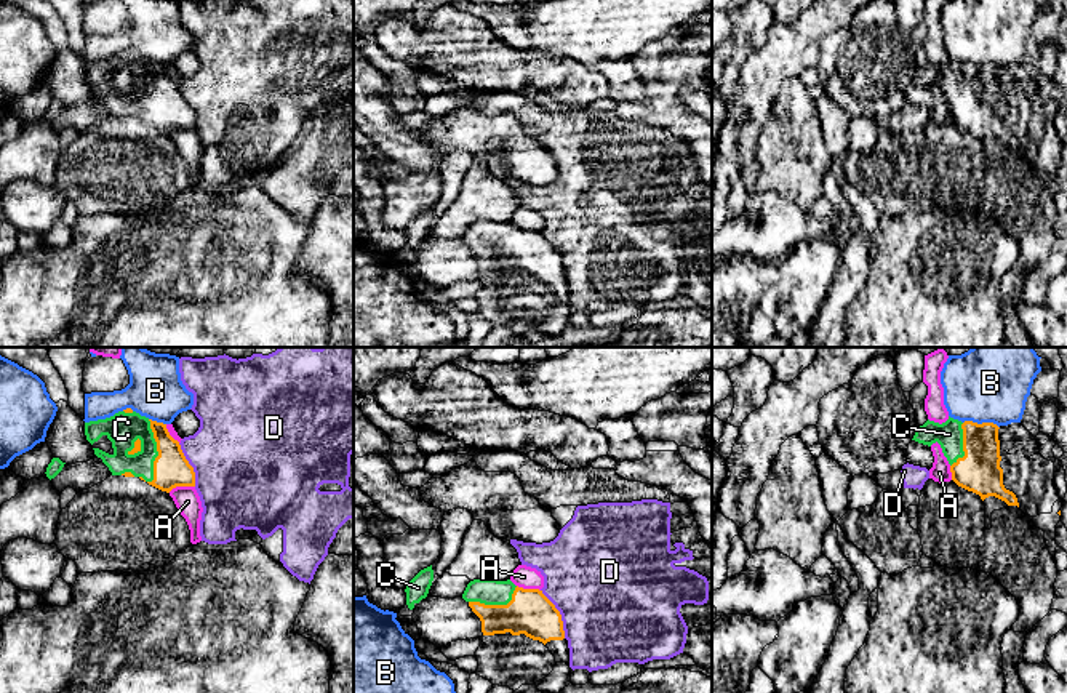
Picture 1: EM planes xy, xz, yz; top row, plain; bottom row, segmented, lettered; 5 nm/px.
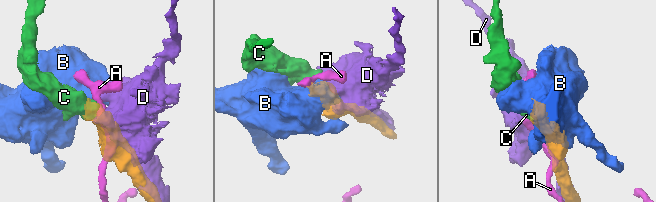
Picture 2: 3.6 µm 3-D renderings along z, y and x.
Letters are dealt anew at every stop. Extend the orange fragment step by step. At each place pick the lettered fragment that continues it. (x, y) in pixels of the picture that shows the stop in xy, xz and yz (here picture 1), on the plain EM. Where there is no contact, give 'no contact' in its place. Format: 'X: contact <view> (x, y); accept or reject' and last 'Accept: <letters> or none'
A: contact xy (181, 127); reject
B: contact yz (983, 64); reject
C: contact xy (157, 92); accept
D: contact xz (559, 255); reject
Accept: C

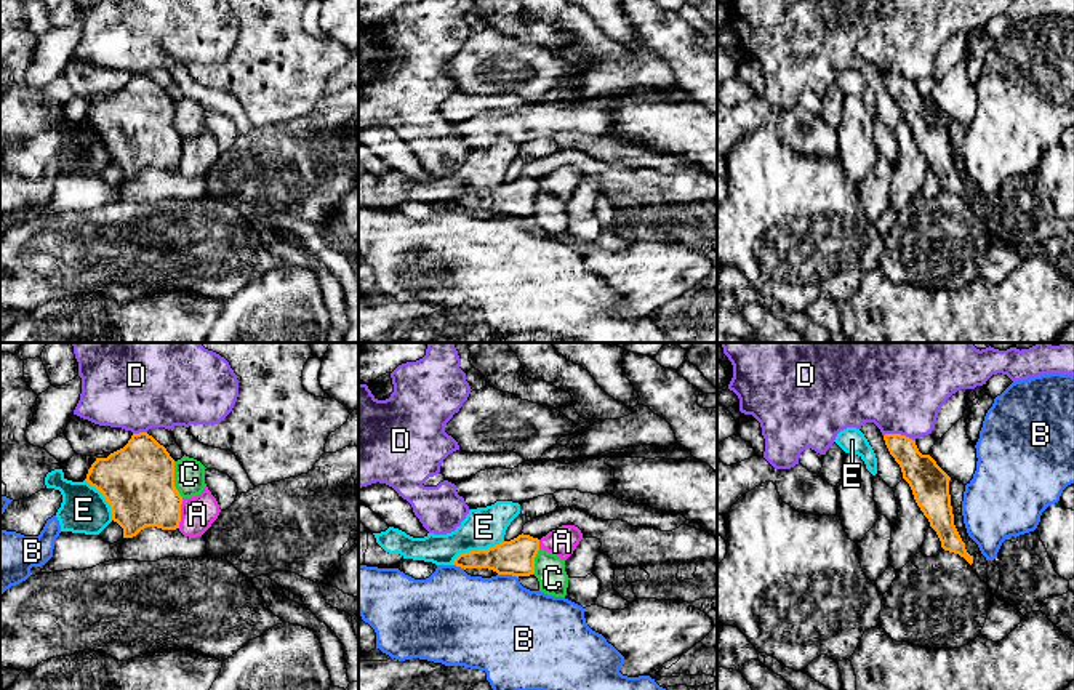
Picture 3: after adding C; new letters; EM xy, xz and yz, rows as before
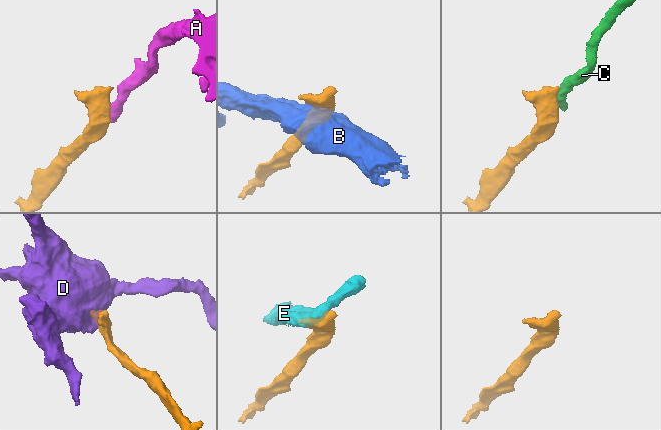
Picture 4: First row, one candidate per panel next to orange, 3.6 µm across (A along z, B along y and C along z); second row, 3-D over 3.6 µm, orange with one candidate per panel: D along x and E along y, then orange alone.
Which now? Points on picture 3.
A: contact xy (180, 154); reject
B: contact xz (508, 215); reject
C: contact xy (173, 120); reject
D: contact yz (900, 76); reject
E: contact xz (476, 192); reject
Accept: none

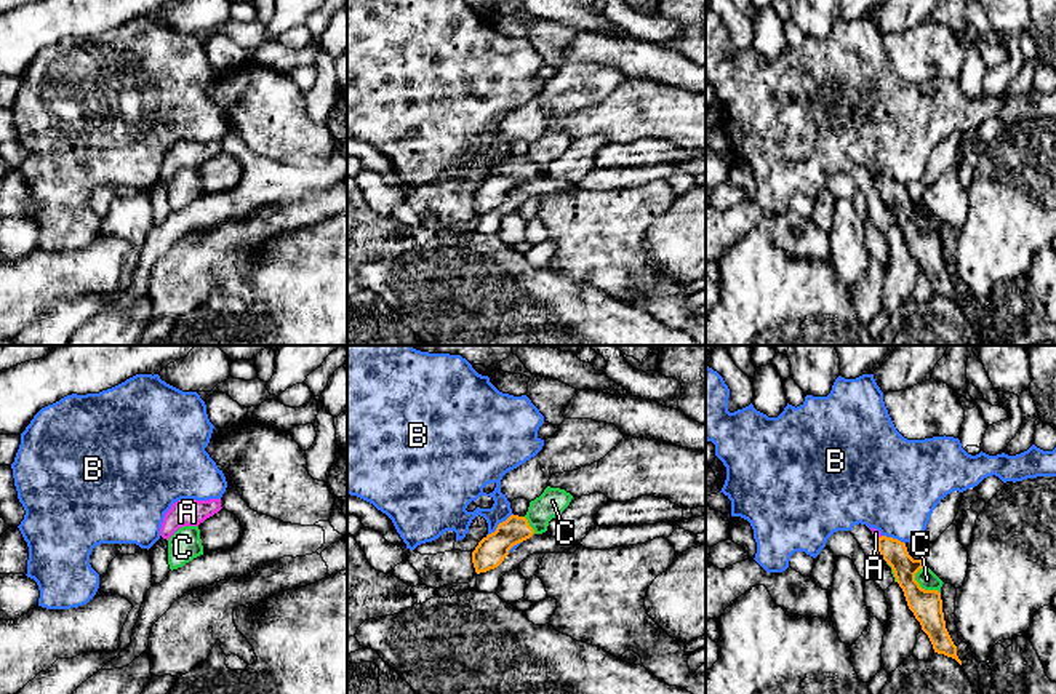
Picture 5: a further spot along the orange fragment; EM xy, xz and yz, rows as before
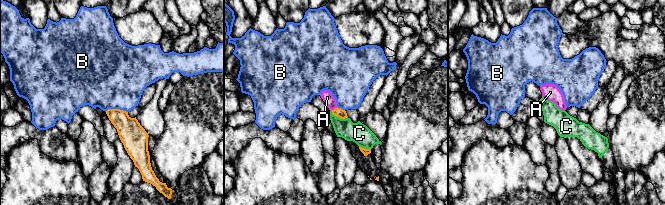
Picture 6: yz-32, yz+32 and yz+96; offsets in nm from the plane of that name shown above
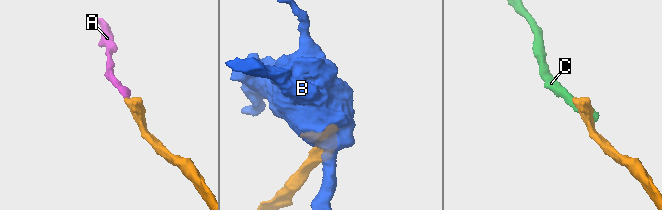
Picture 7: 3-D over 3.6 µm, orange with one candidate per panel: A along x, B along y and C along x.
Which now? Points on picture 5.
A: contact yz (879, 179); accept
B: contact xz (498, 167); reject
C: contact yz (919, 227); reject
Accept: A

